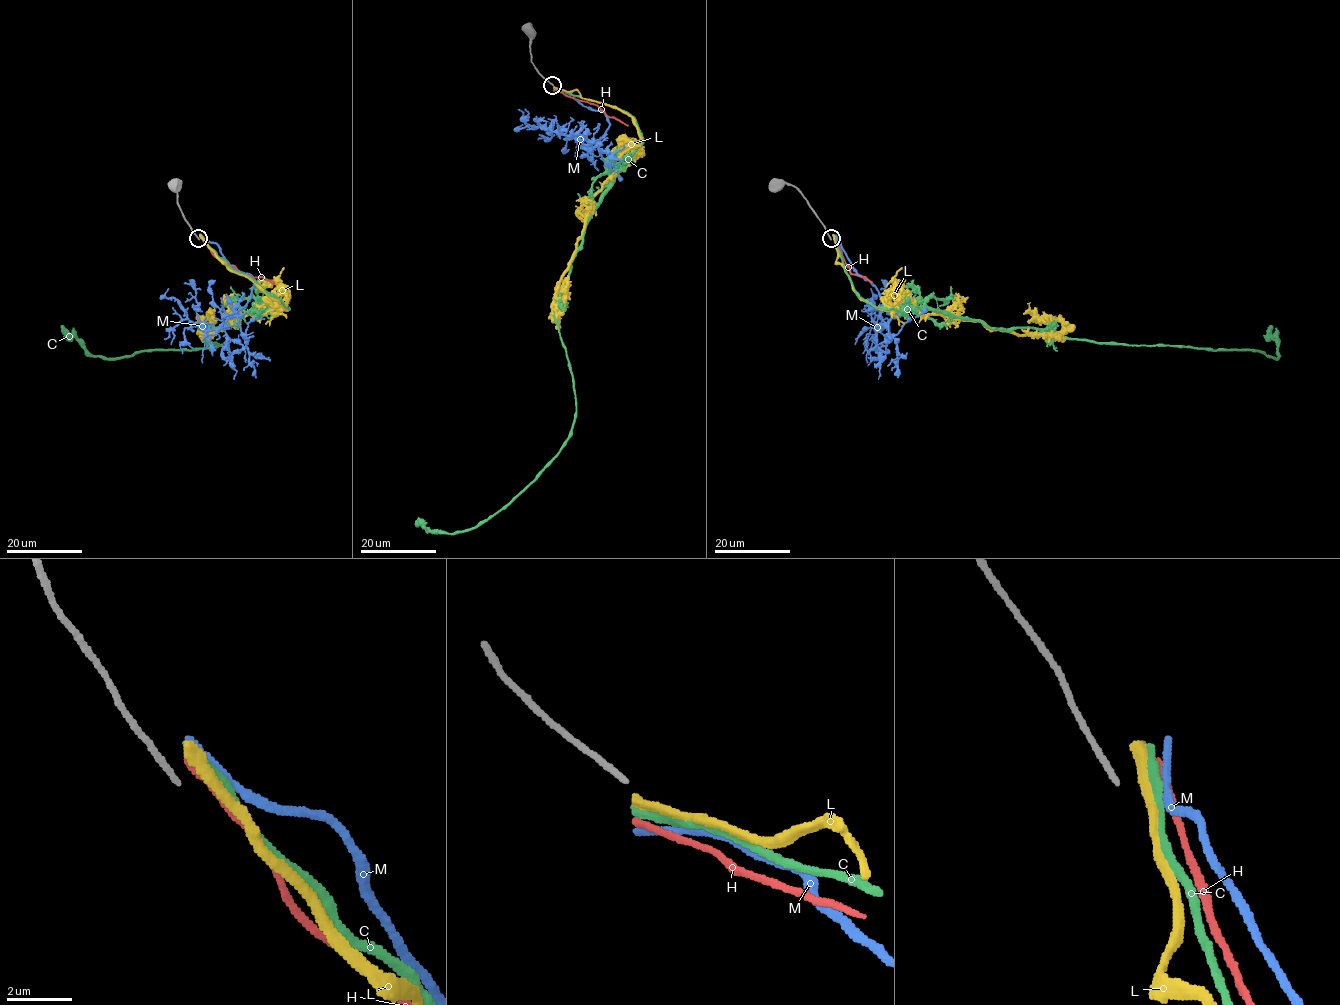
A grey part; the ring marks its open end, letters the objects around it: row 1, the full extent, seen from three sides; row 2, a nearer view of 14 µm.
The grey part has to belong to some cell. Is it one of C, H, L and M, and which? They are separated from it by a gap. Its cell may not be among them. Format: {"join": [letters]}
{"join": []}

